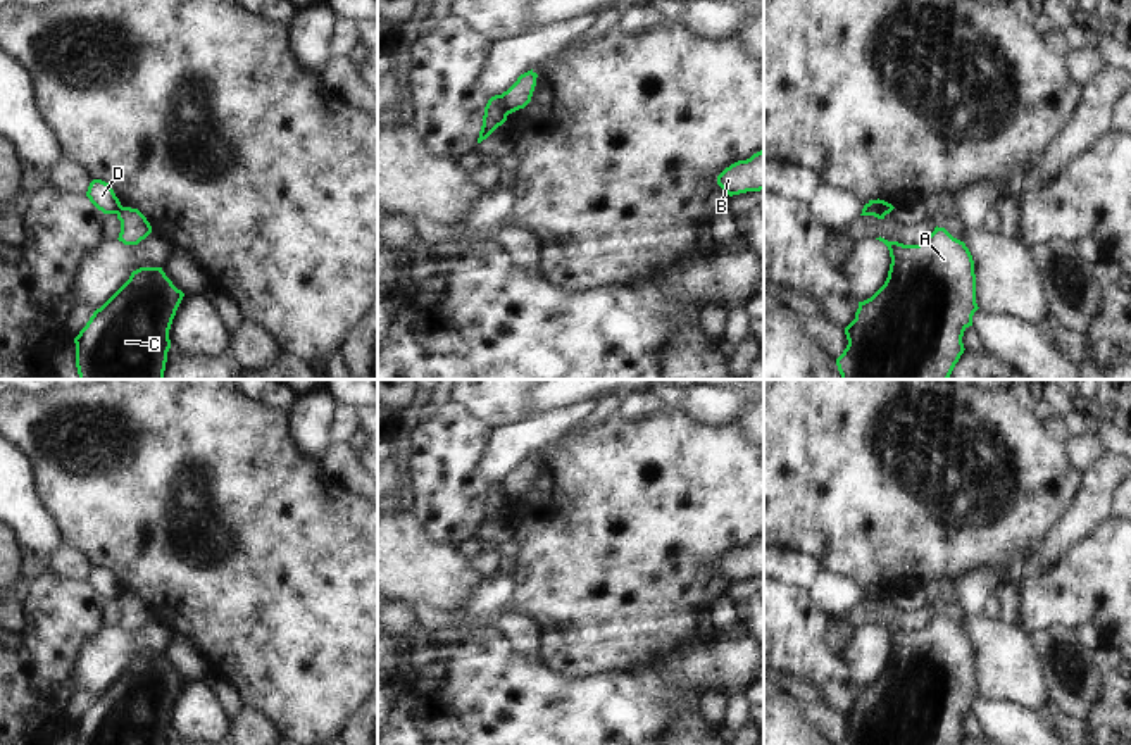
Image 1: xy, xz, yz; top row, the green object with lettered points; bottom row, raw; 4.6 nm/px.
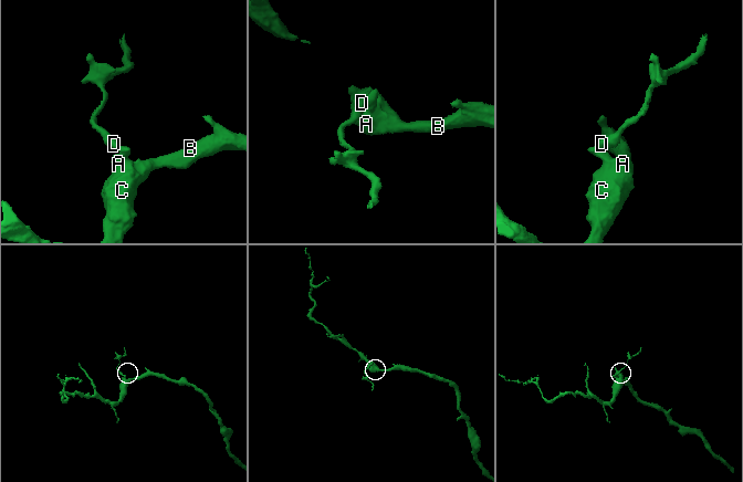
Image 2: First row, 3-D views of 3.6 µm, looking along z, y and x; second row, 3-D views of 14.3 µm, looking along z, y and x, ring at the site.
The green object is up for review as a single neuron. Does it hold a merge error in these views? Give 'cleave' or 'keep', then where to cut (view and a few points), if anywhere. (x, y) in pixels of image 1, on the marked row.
cleave | xz (499, 95), (507, 114)

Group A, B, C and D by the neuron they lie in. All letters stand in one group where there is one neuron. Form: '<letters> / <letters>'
A B C / D

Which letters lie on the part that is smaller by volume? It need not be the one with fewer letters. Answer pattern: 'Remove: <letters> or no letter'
Remove: D.

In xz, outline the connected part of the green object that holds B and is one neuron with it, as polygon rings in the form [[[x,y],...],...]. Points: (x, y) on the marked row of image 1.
[[[764,148],[747,160],[738,160],[717,176],[717,185],[729,195],[764,190]]]

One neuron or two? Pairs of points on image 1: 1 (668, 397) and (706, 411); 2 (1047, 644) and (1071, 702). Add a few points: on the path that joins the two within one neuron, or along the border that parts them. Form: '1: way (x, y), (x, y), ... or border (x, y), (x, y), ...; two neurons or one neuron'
1: border (683, 397), (676, 407); two neurons
2: way (1061, 657), (1071, 673), (1071, 688); one neuron

